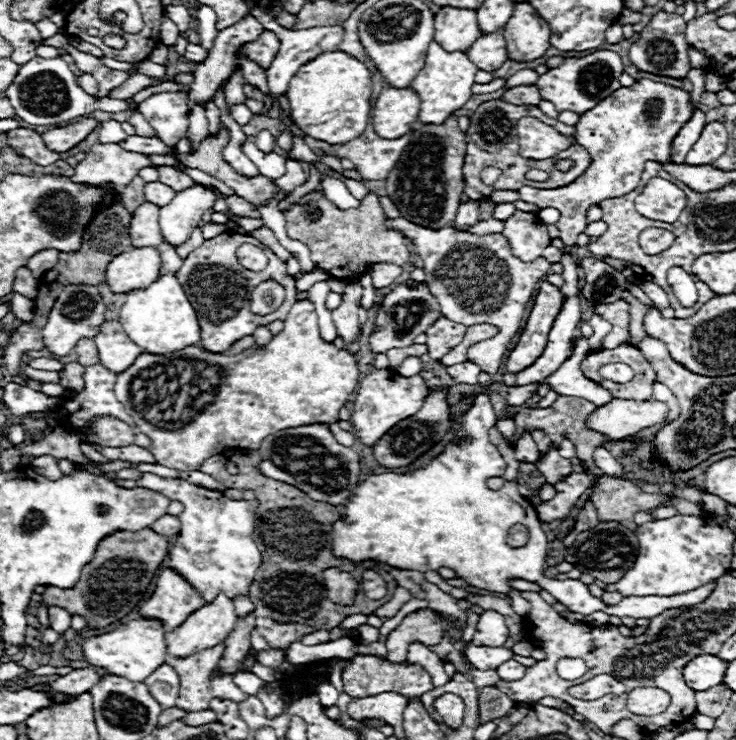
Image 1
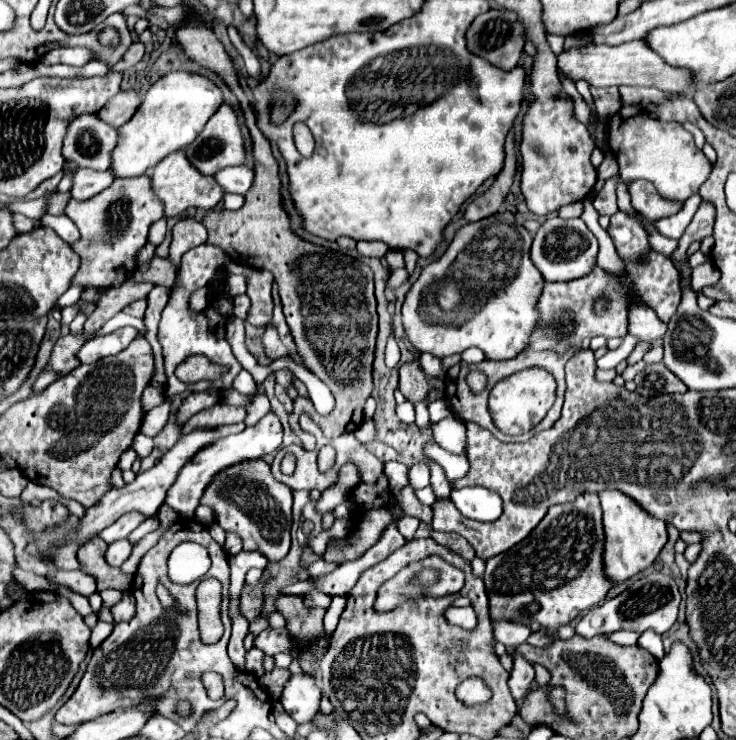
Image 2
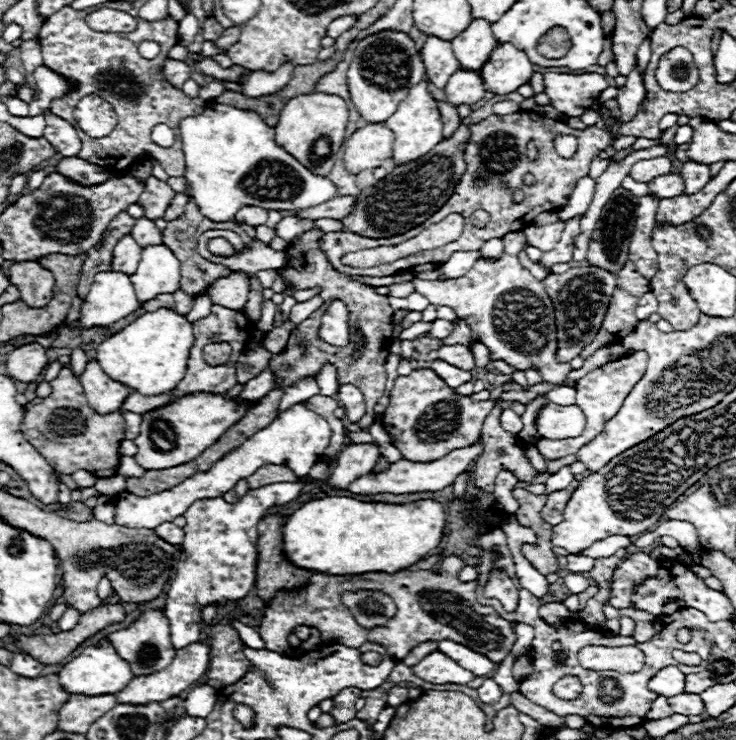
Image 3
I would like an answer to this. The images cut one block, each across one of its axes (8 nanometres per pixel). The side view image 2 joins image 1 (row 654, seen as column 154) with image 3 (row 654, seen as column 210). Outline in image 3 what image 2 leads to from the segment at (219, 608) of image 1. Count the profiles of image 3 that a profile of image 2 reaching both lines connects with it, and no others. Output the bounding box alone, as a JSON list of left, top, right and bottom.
[116,642,210,704]

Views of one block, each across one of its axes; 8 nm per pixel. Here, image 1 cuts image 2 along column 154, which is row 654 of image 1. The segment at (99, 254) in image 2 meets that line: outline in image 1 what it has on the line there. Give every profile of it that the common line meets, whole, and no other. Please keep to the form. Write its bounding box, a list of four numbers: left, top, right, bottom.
[168,644,248,712]

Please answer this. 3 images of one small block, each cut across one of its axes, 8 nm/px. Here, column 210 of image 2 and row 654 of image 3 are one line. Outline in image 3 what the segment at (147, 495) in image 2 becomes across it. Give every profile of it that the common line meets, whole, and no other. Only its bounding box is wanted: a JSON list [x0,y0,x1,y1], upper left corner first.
[412,652,476,684]

